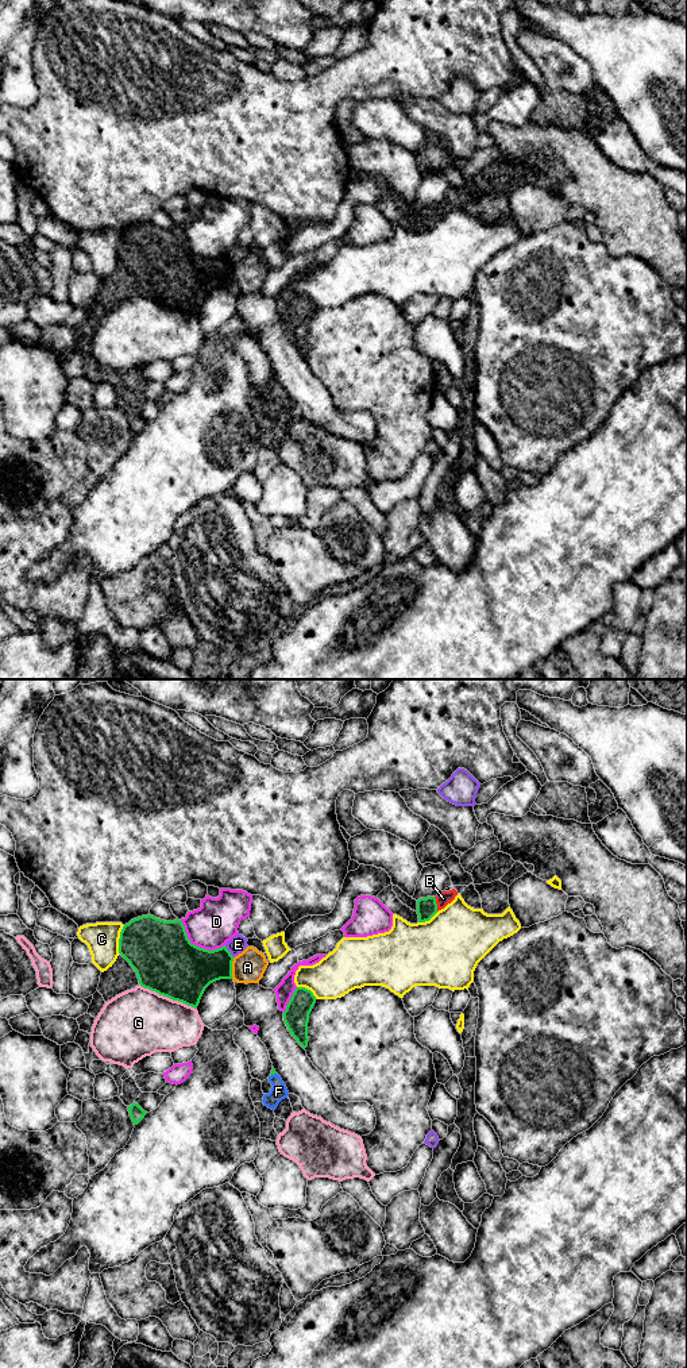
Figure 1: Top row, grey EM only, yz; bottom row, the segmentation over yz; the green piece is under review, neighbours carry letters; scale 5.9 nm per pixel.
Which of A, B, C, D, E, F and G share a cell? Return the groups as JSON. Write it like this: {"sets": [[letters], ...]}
{"sets": [["A"], ["B", "F"], ["C"], ["D"], ["E"], ["G"]]}

